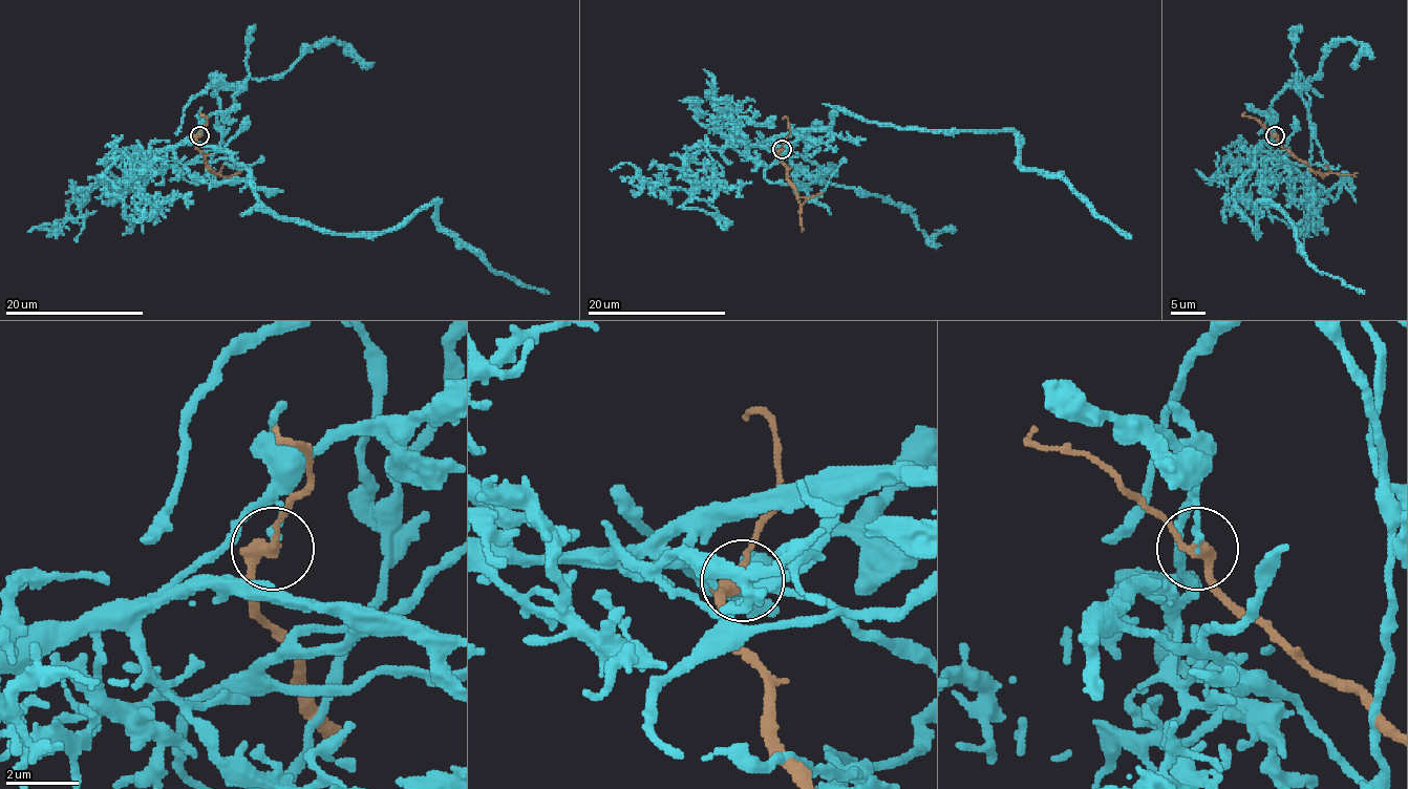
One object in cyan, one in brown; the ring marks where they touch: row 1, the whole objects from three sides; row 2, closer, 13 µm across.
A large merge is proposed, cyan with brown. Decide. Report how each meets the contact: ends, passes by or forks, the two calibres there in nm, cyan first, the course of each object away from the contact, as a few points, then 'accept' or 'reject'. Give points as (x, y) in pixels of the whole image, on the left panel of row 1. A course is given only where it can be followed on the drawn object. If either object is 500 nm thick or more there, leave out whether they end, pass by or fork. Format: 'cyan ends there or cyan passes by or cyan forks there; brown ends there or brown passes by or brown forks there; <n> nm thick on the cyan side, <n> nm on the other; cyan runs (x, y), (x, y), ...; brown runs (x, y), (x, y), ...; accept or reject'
cyan ends there; brown passes by; 180 nm thick on the cyan side, 320 nm on the other; cyan runs (200, 134), (185, 140), (222, 149), (279, 216), (391, 232), (433, 203), (440, 225), (495, 271), (549, 294); brown runs (200, 134), (196, 147), (204, 154), (204, 161), (219, 173); reject

